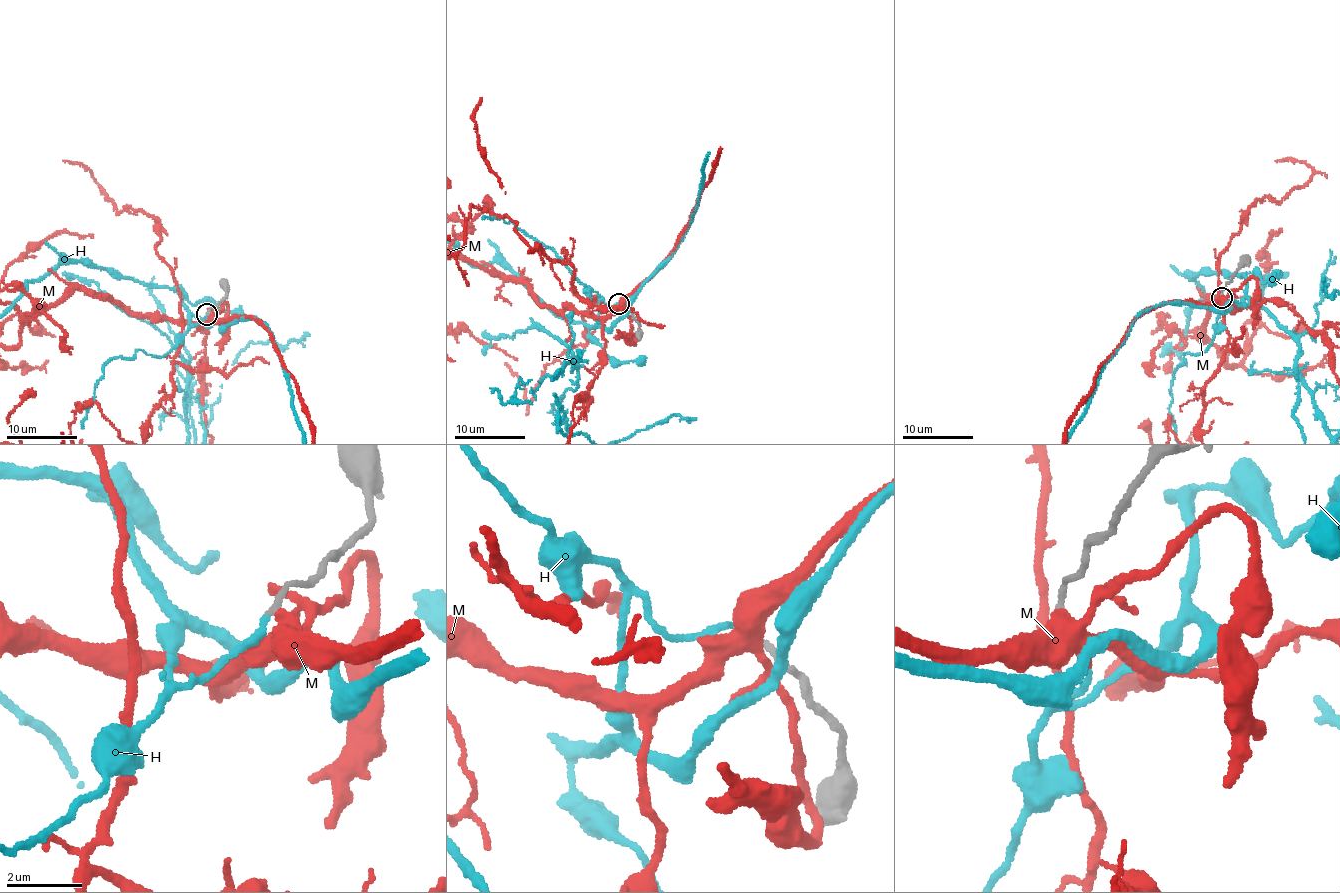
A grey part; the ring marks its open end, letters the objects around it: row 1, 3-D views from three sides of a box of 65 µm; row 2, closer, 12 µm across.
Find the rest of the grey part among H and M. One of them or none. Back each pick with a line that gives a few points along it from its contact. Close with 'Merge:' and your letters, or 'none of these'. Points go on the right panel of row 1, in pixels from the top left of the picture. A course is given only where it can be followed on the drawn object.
Merge: H

